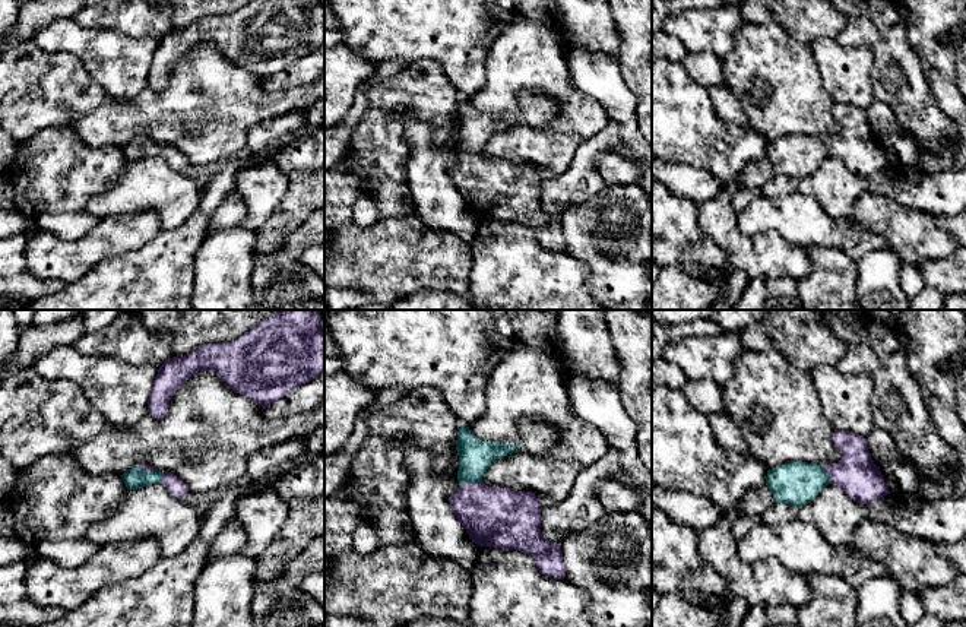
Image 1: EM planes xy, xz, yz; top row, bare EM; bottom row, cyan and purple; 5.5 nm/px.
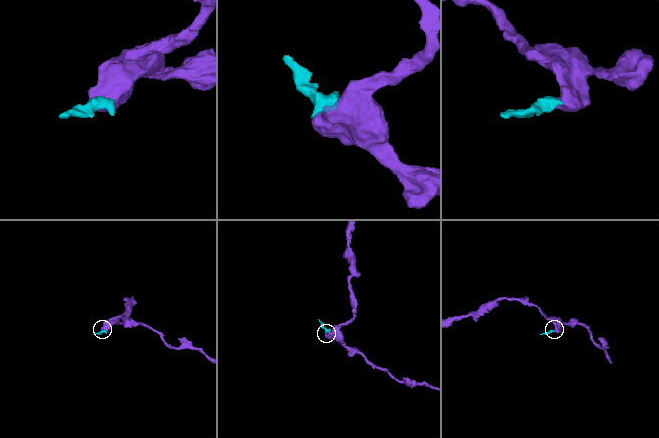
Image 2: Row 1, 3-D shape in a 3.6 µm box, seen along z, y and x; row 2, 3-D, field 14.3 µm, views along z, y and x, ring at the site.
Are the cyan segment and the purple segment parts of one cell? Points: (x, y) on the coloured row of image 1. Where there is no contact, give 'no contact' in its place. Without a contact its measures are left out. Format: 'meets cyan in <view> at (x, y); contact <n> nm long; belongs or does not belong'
meets cyan in xz at (471, 481); contact 120 nm long; belongs

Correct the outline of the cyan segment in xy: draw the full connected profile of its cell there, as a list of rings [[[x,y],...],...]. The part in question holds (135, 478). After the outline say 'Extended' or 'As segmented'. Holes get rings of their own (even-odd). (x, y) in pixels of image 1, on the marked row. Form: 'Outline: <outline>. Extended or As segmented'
Outline: [[[139,465],[121,475],[127,490],[137,490],[151,484],[162,484],[175,498],[189,495],[181,478],[171,472],[159,472],[149,465]]]. Extended

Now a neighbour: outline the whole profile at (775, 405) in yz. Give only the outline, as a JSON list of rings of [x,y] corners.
[[[744,349],[734,361],[732,377],[722,386],[722,399],[725,411],[745,438],[751,457],[760,462],[767,471],[791,462],[815,465],[839,463],[840,453],[832,440],[834,428],[821,412],[821,402],[811,374],[792,365],[780,352]]]

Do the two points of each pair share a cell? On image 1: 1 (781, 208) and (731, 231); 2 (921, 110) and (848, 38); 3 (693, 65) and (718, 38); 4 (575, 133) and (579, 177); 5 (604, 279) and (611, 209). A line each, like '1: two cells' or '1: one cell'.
1: two cells
2: one cell
3: two cells
4: two cells
5: one cell

